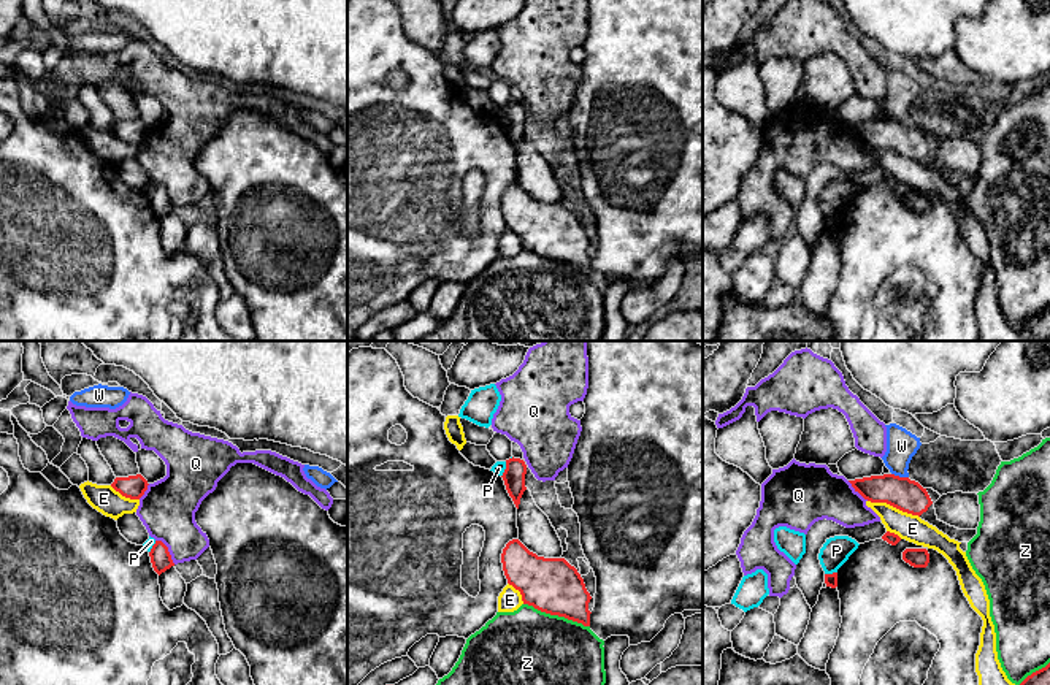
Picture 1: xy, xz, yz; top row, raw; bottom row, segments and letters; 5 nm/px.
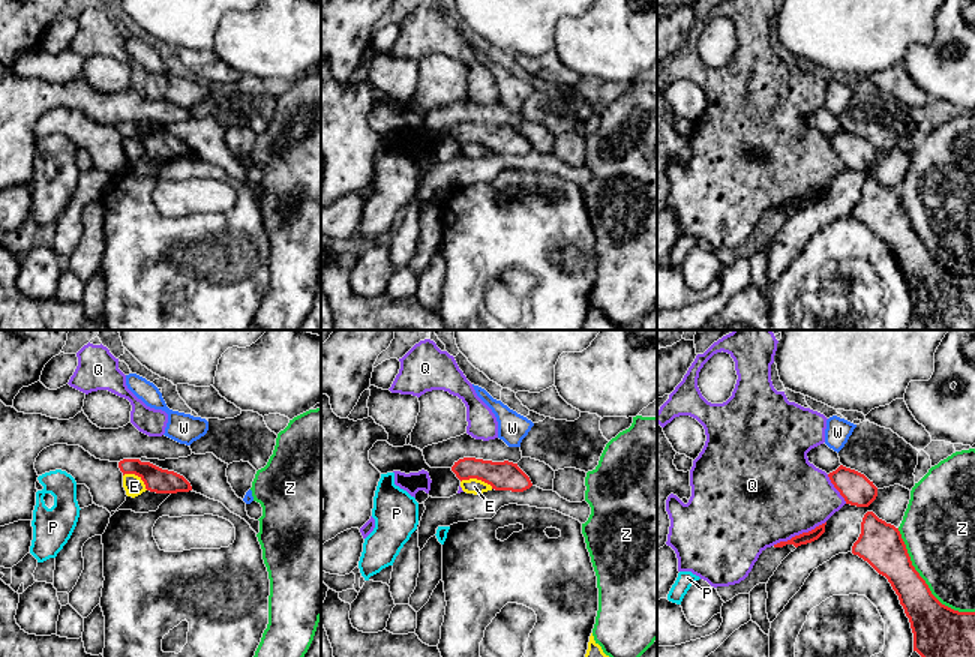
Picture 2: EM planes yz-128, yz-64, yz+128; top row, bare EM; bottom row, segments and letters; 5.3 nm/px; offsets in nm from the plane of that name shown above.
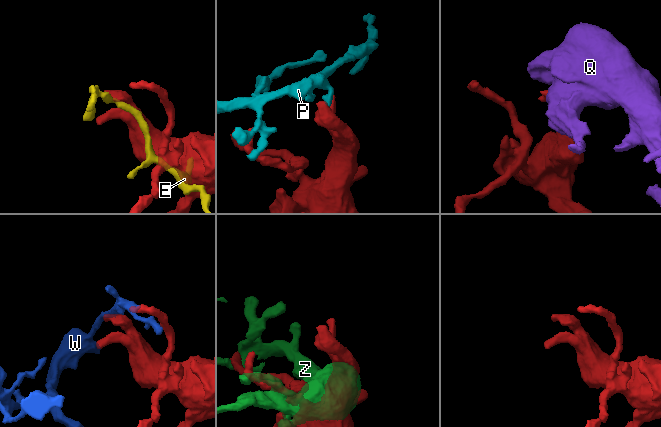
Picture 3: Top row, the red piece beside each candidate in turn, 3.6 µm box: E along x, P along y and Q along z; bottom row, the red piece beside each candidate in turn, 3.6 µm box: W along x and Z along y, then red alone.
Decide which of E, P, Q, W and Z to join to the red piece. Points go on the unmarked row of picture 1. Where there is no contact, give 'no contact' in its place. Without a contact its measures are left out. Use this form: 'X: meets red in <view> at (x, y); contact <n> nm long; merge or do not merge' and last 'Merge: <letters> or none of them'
E: meets red in yz at (893, 151); contact 280 nm long; do not merge
P: meets red in xz at (505, 114); contact 80 nm long; do not merge
Q: meets red in xy at (167, 195); contact 160 nm long; do not merge
W: meets red in yz at (898, 121); contact 90 nm long; do not merge
Z: meets red in xz at (557, 259); contact 360 nm long; do not merge
Merge: none of them

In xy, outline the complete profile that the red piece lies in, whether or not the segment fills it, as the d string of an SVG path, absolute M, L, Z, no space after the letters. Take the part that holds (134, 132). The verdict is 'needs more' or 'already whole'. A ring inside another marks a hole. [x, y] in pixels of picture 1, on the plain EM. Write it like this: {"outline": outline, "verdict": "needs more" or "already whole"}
{"outline": "M141 121L116 122L111 132L122 141L130 144L140 144L148 135L148 125Z", "verdict": "already whole"}

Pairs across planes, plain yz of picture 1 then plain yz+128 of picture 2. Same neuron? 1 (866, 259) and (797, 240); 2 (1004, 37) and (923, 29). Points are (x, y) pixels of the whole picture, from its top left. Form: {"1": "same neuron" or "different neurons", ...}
{"1": "different neurons", "2": "different neurons"}

